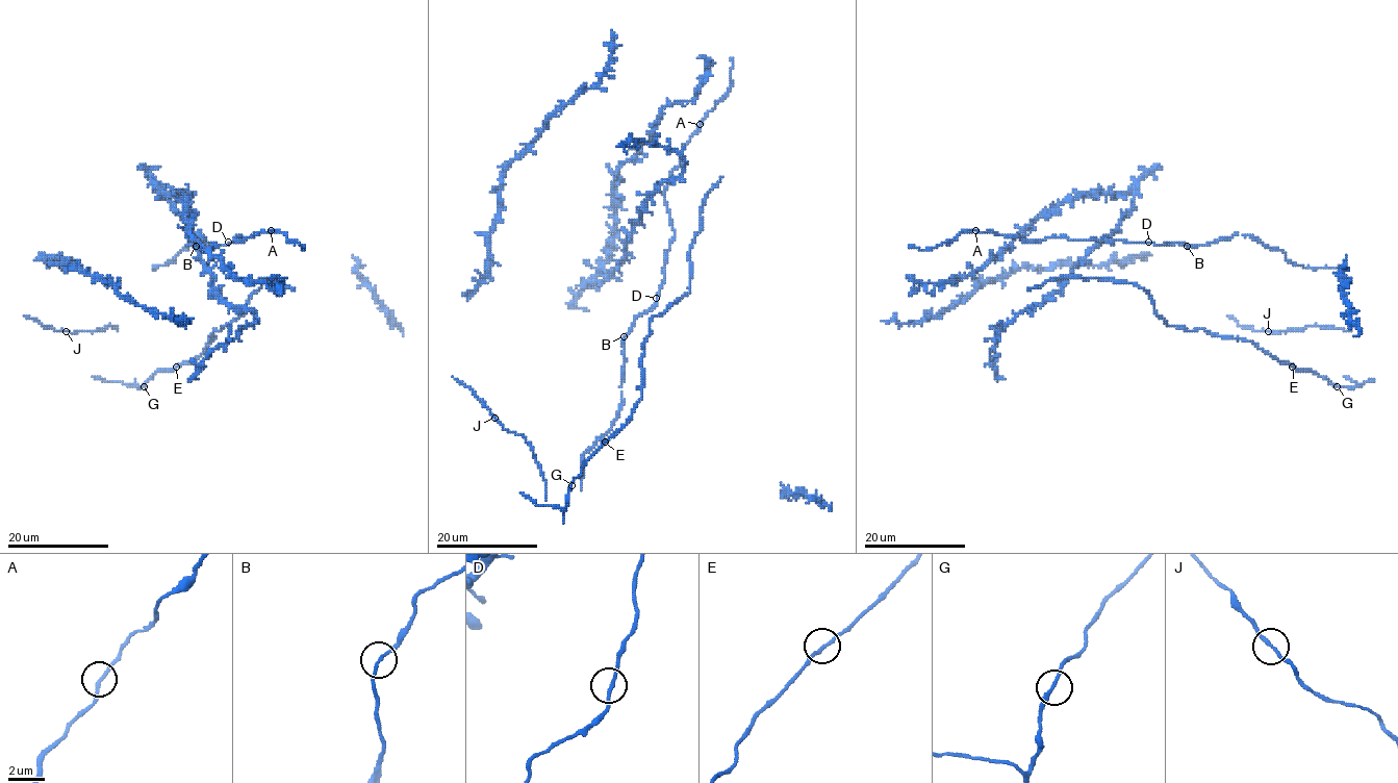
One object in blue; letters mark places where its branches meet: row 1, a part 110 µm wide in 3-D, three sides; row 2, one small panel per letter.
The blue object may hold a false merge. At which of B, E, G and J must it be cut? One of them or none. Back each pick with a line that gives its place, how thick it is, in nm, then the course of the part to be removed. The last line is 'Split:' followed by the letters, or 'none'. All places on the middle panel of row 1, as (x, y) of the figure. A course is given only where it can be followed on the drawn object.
Split: none

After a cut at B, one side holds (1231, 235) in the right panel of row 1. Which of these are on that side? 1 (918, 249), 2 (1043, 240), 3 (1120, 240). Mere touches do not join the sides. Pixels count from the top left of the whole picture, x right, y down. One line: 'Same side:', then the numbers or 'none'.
Same side: none

